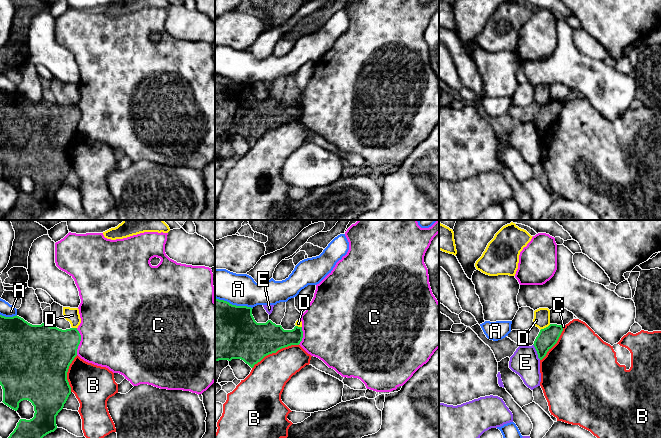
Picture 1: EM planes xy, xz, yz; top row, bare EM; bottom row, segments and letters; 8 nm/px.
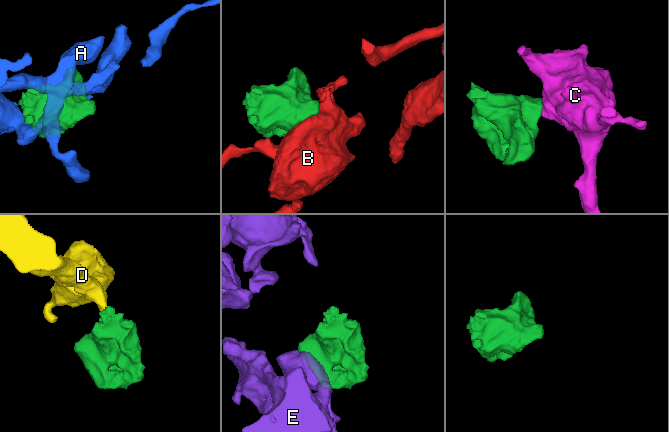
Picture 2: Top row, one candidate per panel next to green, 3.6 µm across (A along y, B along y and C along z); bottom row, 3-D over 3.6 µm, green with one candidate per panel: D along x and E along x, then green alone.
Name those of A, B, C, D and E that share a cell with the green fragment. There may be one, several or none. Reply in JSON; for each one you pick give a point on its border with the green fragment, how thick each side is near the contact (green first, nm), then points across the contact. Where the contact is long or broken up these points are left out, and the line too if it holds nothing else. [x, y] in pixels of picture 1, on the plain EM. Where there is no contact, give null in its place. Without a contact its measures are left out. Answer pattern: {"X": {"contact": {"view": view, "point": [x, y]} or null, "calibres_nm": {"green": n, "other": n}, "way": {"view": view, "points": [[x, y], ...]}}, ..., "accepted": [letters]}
{"accepted": []}

